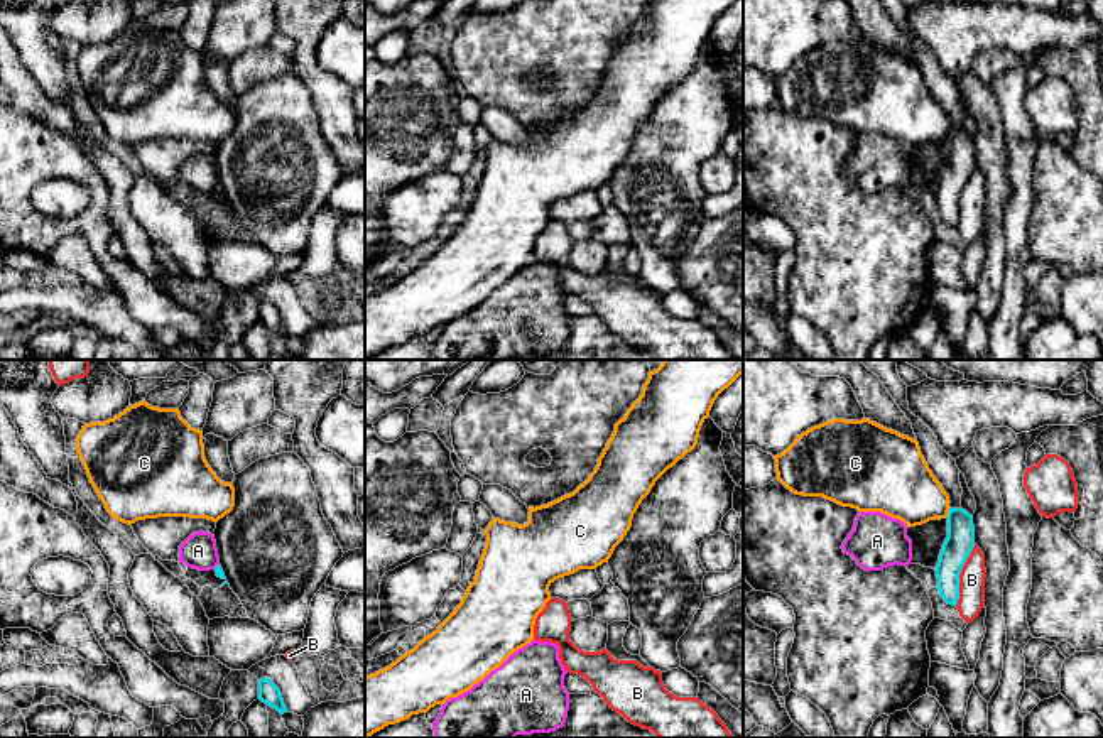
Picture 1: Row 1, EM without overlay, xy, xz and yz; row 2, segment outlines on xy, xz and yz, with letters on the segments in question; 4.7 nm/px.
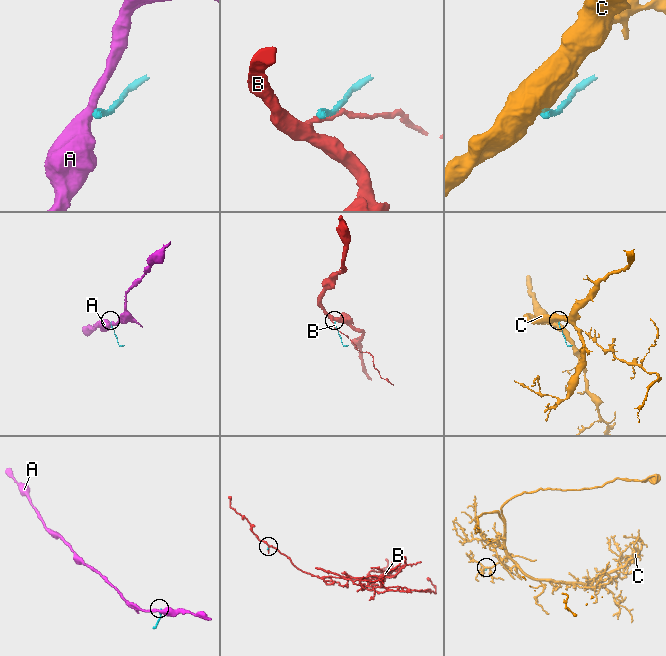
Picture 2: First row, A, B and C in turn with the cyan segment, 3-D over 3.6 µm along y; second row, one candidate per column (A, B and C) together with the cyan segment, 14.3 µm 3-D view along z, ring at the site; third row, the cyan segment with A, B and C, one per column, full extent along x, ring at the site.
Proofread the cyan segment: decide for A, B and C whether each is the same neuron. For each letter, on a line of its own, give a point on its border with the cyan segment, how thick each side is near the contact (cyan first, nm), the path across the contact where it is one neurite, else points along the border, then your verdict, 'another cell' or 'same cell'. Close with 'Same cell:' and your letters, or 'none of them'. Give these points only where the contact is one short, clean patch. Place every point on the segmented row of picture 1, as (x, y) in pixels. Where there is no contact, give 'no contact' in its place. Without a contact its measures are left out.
A: contact xy (217, 566); calibres 40 and 170 nm; border xy (218, 563), (213, 568); another cell
B: contact yz (960, 573); calibres 140 and 130 nm; another cell
C: contact yz (948, 512); calibres 140 and 300 nm; border yz (950, 507), (945, 517); another cell
Same cell: none of them

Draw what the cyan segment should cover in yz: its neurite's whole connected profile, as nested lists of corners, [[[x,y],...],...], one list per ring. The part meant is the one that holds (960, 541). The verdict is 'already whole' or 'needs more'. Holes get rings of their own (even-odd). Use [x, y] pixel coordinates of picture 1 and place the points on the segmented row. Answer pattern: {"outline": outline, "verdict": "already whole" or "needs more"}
{"outline": [[[897,360],[860,361],[880,378],[899,409],[910,421],[921,453],[929,469],[949,495],[951,503],[946,517],[948,537],[943,544],[934,571],[941,598],[948,605],[956,606],[959,600],[959,574],[975,547],[973,515],[961,508],[963,488],[959,483],[959,469],[956,461],[939,446],[934,432],[909,410],[907,385],[899,377]]], "verdict": "needs more"}

